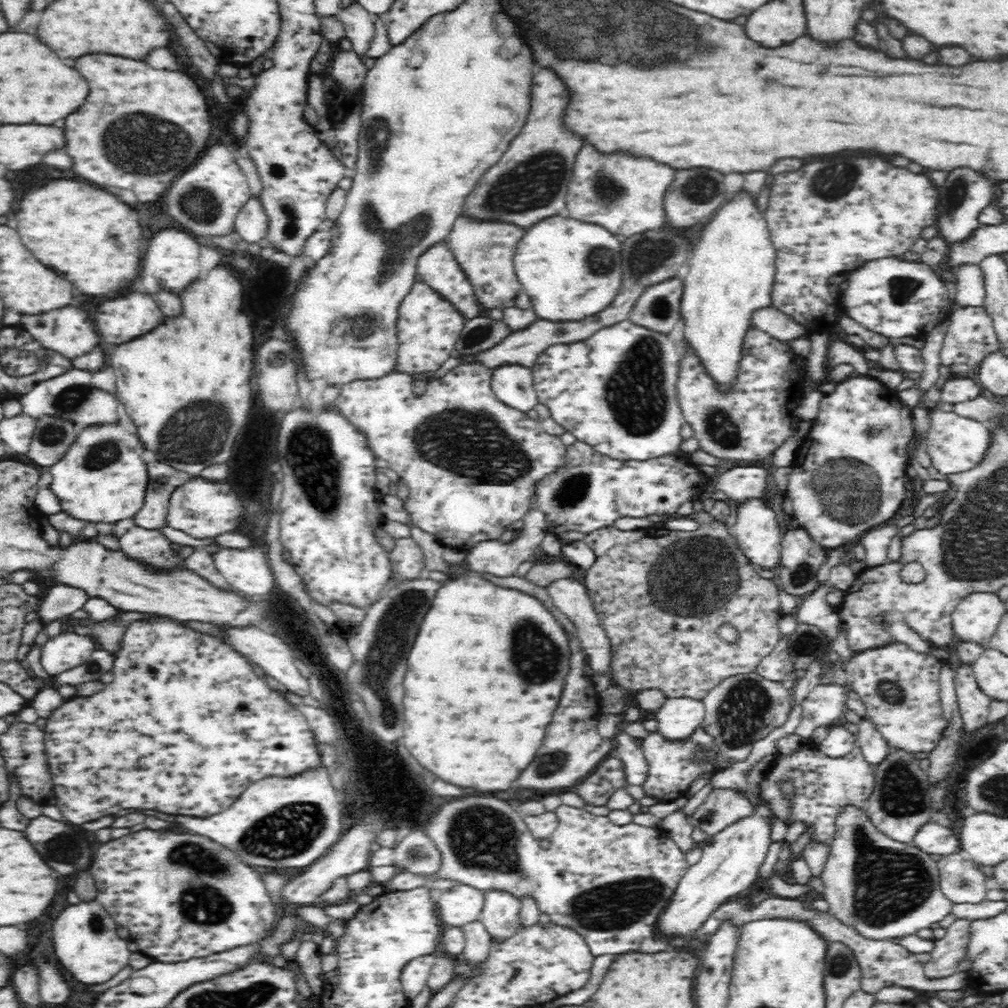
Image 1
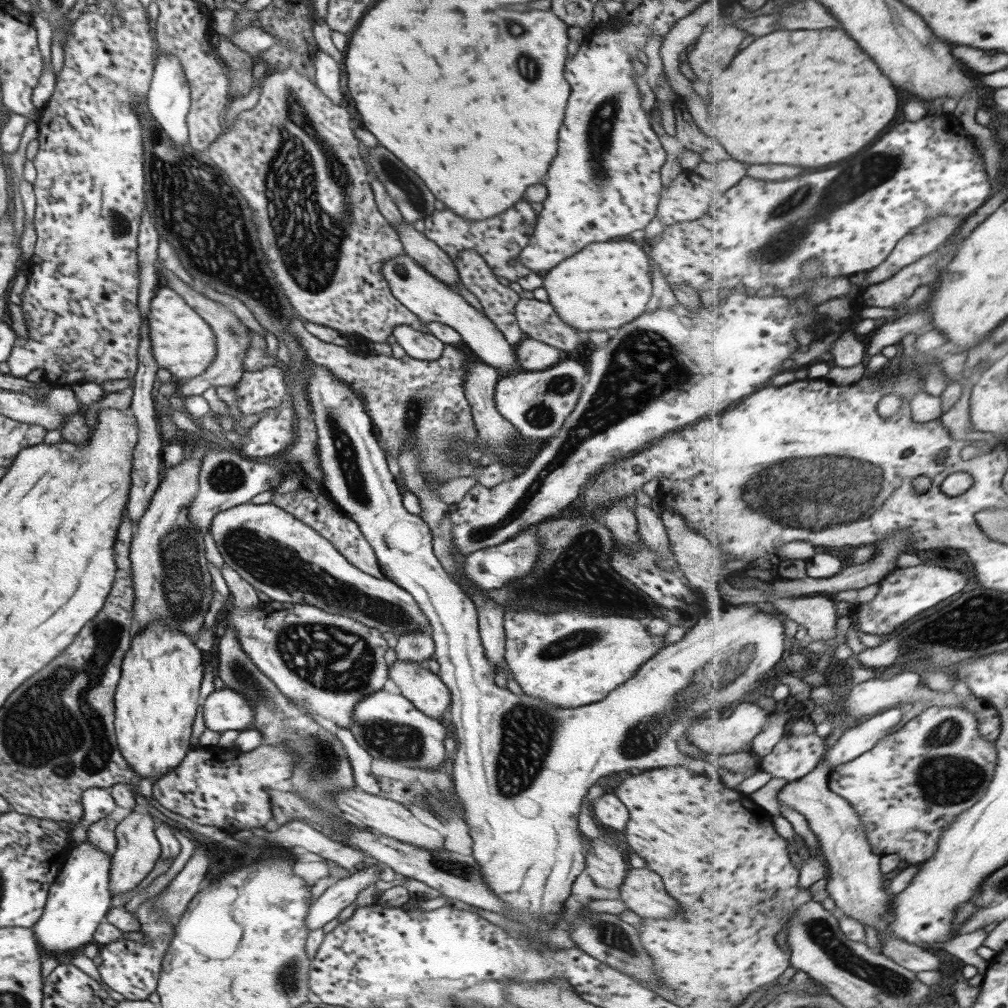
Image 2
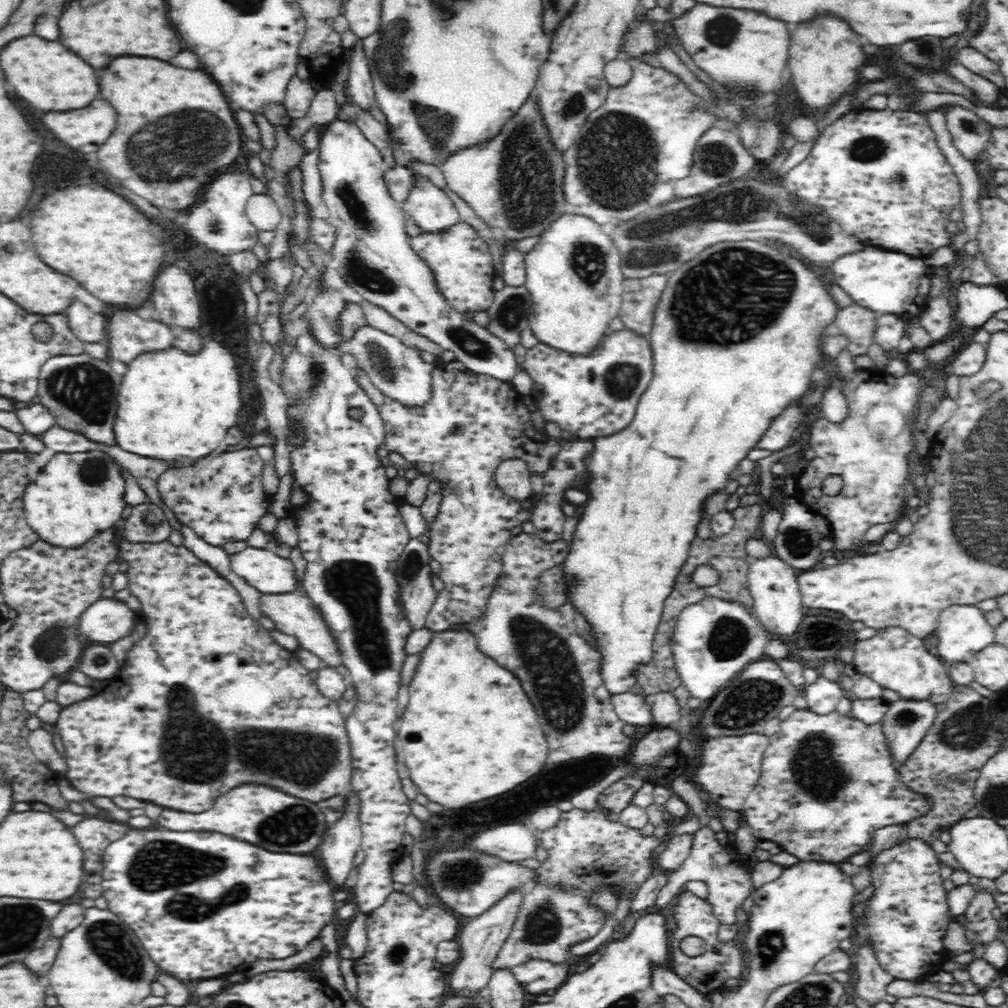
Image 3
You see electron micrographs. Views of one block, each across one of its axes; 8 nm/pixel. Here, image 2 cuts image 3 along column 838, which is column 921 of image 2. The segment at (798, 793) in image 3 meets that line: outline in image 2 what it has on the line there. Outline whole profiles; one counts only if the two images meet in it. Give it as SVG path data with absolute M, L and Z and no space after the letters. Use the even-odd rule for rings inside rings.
M929 707L897 732L881 738L873 749L836 766L830 784L856 808L877 854L898 854L911 865L921 865L940 848L940 839L956 818L985 796L999 759L996 744L982 737L976 712L965 707Z

